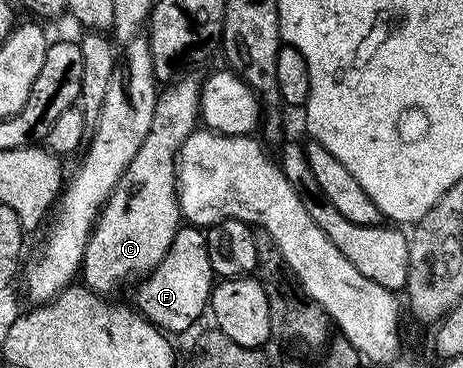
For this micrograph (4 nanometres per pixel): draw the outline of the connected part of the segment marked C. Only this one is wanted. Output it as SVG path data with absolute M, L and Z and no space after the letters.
M189 75L178 76L160 90L155 115L151 119L151 131L147 131L147 139L143 139L143 147L139 147L135 159L131 159L127 171L116 178L114 185L117 186L114 187L113 194L110 197L108 195L100 211L100 223L94 225L86 243L83 275L85 273L86 283L97 293L109 293L112 289L119 288L128 277L148 277L155 267L159 267L163 255L167 255L178 226L182 224L183 214L177 191L177 163L183 143L198 128L203 86L200 80L185 76Z

